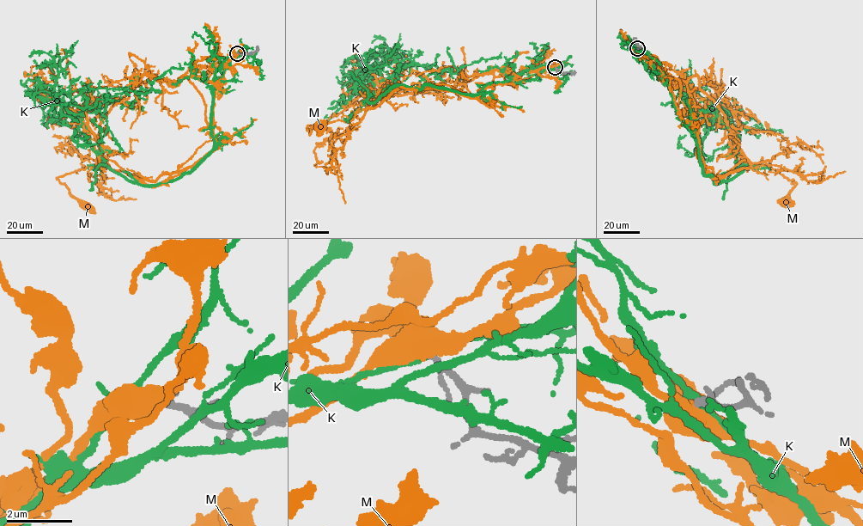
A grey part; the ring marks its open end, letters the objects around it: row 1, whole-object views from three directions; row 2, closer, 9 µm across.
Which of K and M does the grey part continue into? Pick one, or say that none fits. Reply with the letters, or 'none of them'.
none of them

